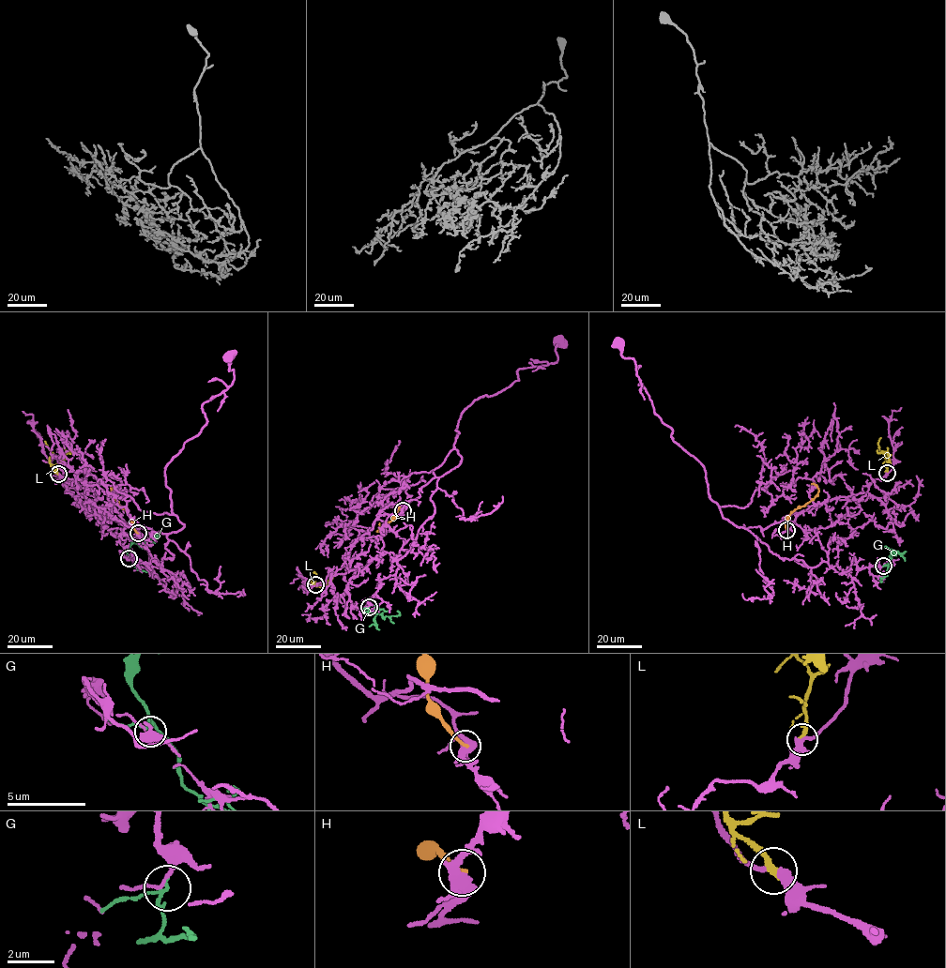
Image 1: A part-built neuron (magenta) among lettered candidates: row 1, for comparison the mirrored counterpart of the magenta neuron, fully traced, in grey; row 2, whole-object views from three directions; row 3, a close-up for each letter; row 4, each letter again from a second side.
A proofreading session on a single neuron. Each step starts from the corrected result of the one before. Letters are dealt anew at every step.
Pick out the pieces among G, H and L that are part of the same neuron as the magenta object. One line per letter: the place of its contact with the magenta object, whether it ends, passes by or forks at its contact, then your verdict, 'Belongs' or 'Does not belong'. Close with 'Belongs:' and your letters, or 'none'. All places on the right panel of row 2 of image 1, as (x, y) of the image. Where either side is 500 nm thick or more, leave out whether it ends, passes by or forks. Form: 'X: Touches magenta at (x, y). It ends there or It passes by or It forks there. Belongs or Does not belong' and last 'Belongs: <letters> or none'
G: Touches magenta at (883, 566). It forks there. Does not belong
H: Touches magenta at (786, 530). It ends there. Does not belong
L: Touches magenta at (887, 473). It ends there. Does not belong
Belongs: none

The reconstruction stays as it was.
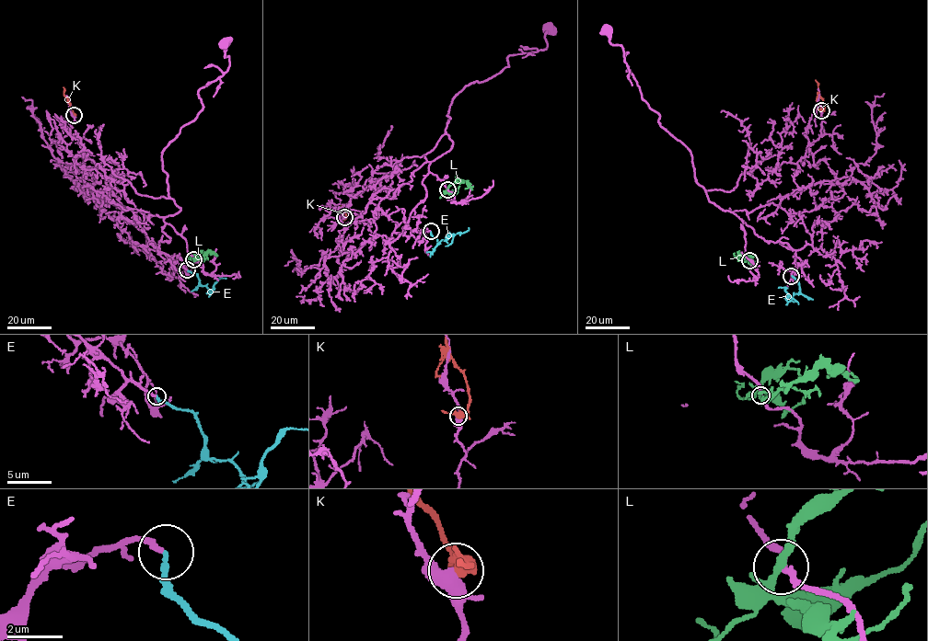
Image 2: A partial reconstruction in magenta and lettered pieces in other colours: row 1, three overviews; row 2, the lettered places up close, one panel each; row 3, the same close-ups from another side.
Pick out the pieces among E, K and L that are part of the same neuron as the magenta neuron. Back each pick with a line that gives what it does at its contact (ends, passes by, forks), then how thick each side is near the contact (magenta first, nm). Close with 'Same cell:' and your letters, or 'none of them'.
E: it ends there; 190 nm thick on the magenta side, 170 nm on the other
Same cell: E

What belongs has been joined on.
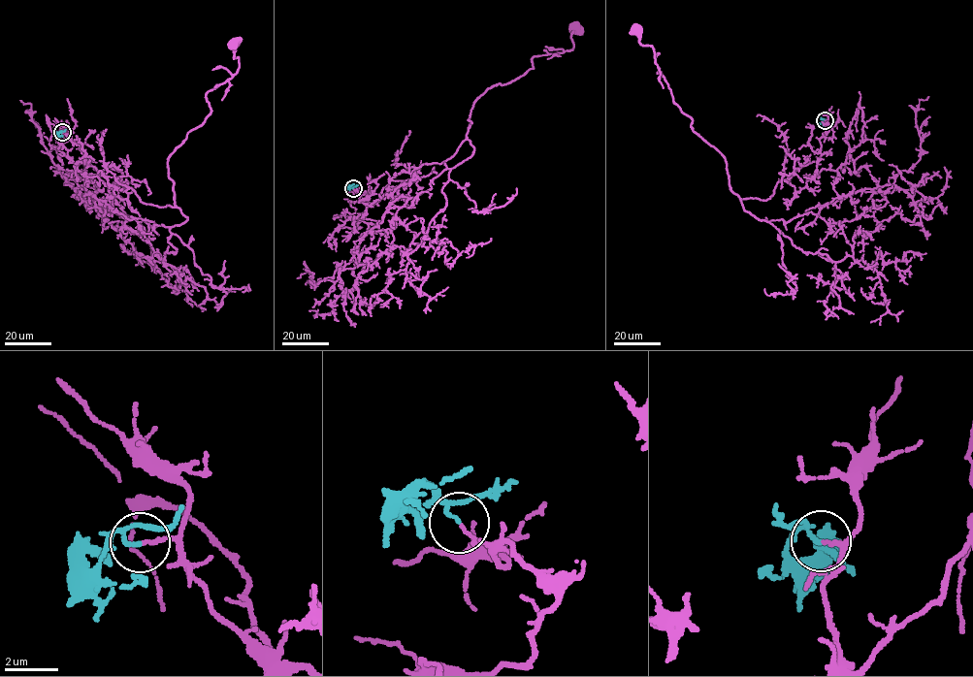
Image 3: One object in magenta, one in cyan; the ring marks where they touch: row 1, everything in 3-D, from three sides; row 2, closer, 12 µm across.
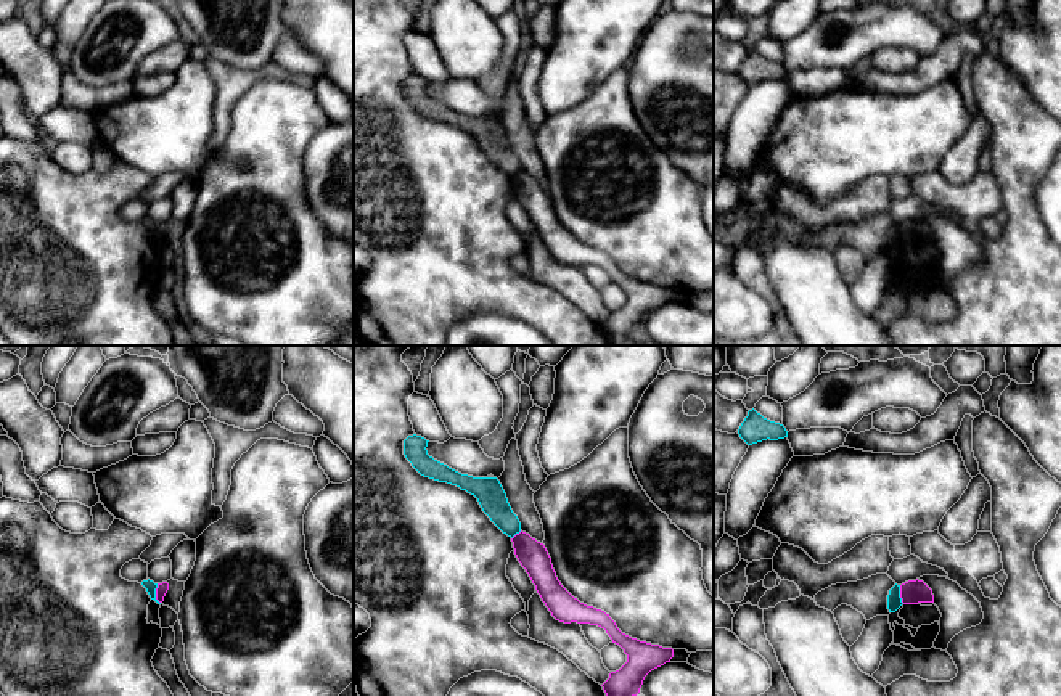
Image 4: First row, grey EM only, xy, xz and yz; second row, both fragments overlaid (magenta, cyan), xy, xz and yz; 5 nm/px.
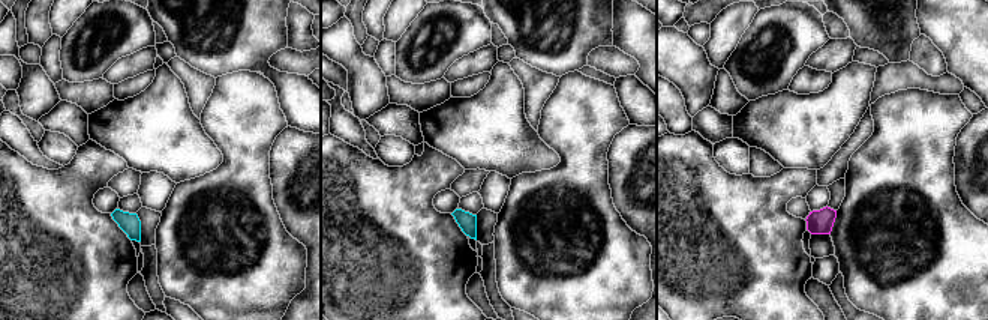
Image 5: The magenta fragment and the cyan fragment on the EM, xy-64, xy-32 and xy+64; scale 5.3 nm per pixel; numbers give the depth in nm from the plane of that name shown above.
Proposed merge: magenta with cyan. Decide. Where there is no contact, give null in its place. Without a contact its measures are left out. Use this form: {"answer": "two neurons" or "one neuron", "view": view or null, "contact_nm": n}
{"answer": "two neurons", "view": "xy", "contact_nm": 110}

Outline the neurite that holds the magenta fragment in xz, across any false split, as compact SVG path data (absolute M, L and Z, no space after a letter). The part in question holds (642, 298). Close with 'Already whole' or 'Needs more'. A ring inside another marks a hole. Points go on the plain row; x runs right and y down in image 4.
M522 170L511 182L518 201L529 214L537 233L556 260L598 265L627 294L627 302L619 310L611 312L609 318L601 325L611 346L622 346L629 338L637 336L645 317L651 310L670 302L674 297L672 288L640 281L622 273L609 254L574 238L558 220L543 183Z. Already whole

